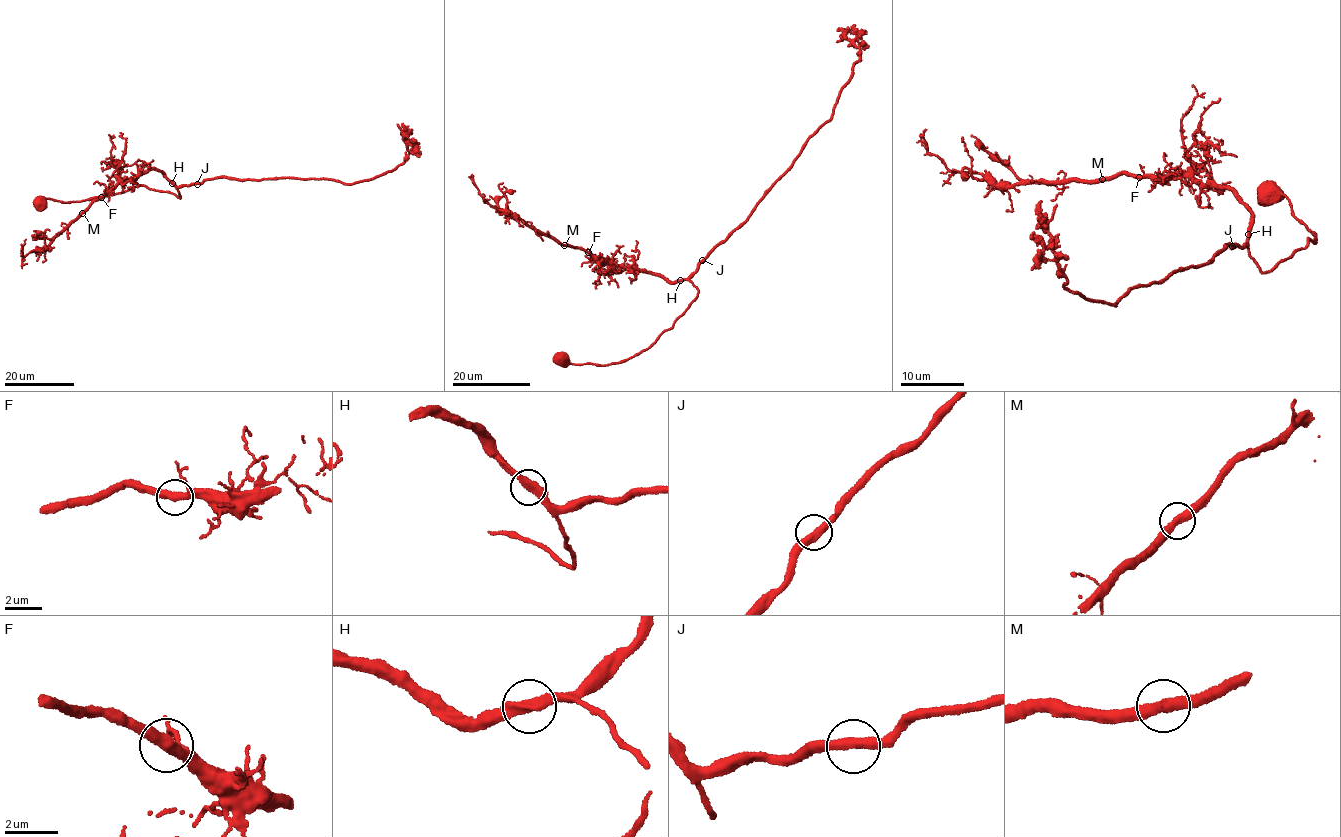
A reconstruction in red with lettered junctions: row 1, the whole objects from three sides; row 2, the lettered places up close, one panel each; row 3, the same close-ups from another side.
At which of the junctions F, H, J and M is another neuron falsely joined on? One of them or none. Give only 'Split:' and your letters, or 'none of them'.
Split: none of them

